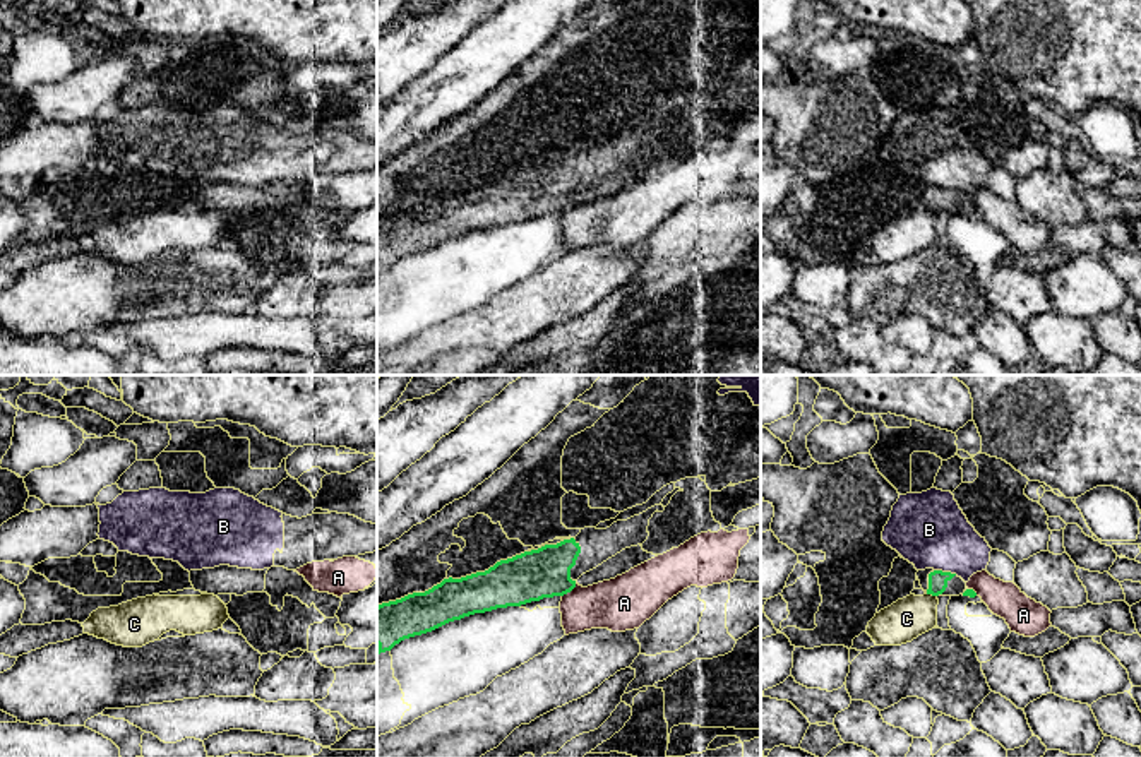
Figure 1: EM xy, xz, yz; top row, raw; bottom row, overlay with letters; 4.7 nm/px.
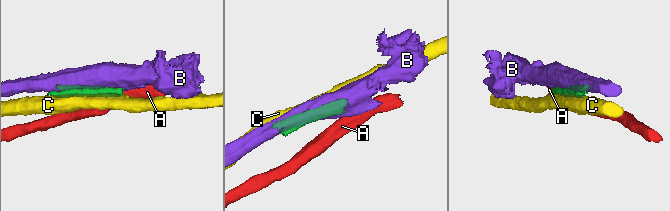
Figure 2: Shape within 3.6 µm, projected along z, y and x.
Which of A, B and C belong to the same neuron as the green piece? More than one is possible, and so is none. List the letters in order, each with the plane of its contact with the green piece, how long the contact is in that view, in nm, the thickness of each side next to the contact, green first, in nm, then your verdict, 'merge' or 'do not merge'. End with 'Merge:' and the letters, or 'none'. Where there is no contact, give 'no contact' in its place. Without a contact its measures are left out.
A: xz | 100 nm | 240/240 nm | do not merge
B: yz | 110 nm | 100/360 nm | do not merge
C: yz | 50 nm | 100/200 nm | do not merge
Merge: none

